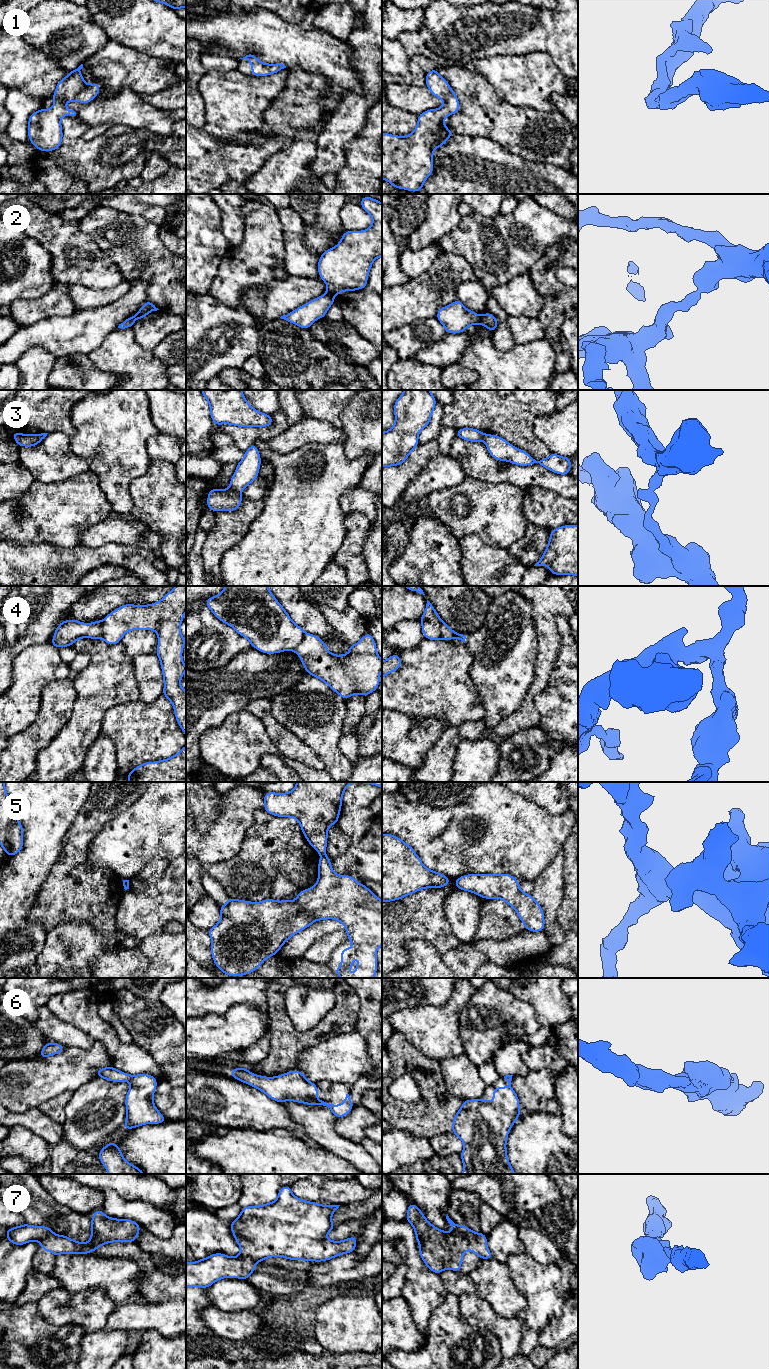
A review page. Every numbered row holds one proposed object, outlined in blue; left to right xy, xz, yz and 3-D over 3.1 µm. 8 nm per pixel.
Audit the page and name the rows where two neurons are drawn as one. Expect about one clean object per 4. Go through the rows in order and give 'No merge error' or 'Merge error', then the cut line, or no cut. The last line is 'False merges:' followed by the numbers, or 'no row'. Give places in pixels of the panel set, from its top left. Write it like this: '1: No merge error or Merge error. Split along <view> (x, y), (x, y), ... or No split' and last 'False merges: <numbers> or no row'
1: No merge error. No split
2: Merge error. Split along xz (327, 290), (333, 295)
3: Merge error. Split along xz (230, 488), (240, 494)
4: Merge error. Split along yz (440, 619), (440, 637), (438, 639)
5: Merge error. Split along xz (324, 854), (321, 856)
6: No merge error. No split
7: No merge error. No split
False merges: 2, 3, 4, 5

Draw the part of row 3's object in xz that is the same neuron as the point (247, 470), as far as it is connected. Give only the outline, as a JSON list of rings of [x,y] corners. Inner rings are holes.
[[[253,443],[246,451],[243,459],[230,480],[230,489],[241,494],[242,490],[254,482],[259,474],[261,457],[259,450]]]

